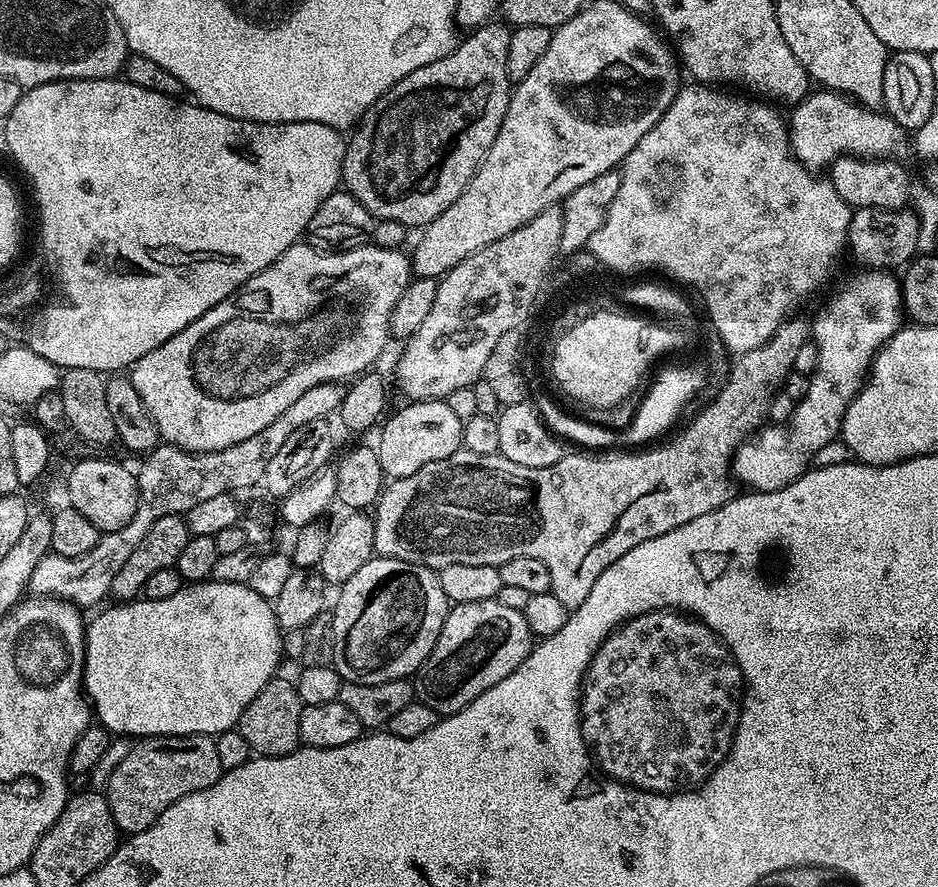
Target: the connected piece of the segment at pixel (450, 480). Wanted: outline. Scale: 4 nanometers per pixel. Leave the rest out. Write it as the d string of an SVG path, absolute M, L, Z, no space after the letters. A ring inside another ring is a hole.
M796 314L780 324L778 330L774 330L772 337L762 346L749 352L739 353L733 359L736 361L733 362L732 369L728 372L728 381L721 386L720 393L689 422L688 429L677 440L672 440L669 444L662 445L661 448L652 446L647 450L620 450L615 454L589 454L584 450L572 450L574 452L569 456L568 453L561 455L560 460L554 462L554 466L542 466L541 468L518 466L518 462L510 462L510 458L499 454L483 456L461 450L450 454L450 458L442 458L438 462L430 462L430 466L422 466L422 470L418 470L406 478L392 480L383 489L374 505L374 515L372 516L373 553L386 558L398 558L402 562L421 564L433 570L439 570L458 562L466 562L466 566L490 566L491 564L499 566L502 562L510 562L510 558L538 558L538 562L542 562L546 566L546 570L550 570L551 592L562 601L562 606L566 606L569 610L582 606L582 602L586 602L586 594L590 594L590 590L594 590L594 582L598 582L598 578L602 578L604 571L610 566L614 566L614 562L618 562L618 558L622 558L622 554L626 554L626 550L634 550L634 546L638 546L650 538L658 538L670 530L686 526L686 522L694 522L694 518L702 518L702 514L710 514L723 506L727 500L733 499L733 481L730 479L732 456L737 448L765 423L772 397L781 391L784 379L794 371L794 361L798 359L798 350L802 350L802 346L809 343L809 340L809 321L807 319L804 321L800 314Z

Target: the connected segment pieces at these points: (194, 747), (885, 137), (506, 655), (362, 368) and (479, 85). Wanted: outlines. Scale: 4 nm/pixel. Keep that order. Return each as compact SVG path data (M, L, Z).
M150 736L132 744L130 754L118 762L118 766L110 774L106 785L106 799L110 806L110 814L114 818L117 829L124 834L135 834L146 830L178 798L186 798L186 794L194 794L198 790L206 790L218 782L222 774L218 762L216 742L210 736Z
M835 90L816 91L795 105L791 109L792 117L789 115L786 120L792 154L805 168L827 169L843 155L890 160L904 158L908 148L910 152L909 133L901 124L894 122L891 116L880 110L866 108L855 99Z
M483 600L482 602L466 602L452 604L448 609L448 617L444 619L442 630L438 634L438 642L434 650L414 676L414 696L417 701L430 706L437 714L451 714L462 710L478 694L490 690L502 678L506 678L515 670L534 647L532 631L526 626L523 611L502 606L500 601Z
M307 242L294 243L290 246L290 250L283 252L270 267L247 280L235 294L218 302L218 306L206 310L206 314L202 314L202 318L190 322L190 326L186 326L186 330L174 334L174 338L162 342L162 346L158 346L154 350L150 350L150 354L142 354L142 358L138 358L138 362L133 364L130 369L132 385L134 390L138 390L138 398L142 398L154 426L160 431L163 443L178 446L184 452L226 450L226 446L246 442L246 438L251 438L252 435L258 434L258 430L270 426L270 422L274 422L274 418L278 418L278 414L283 414L299 396L306 394L306 390L323 384L348 382L369 371L375 365L372 363L383 354L388 340L390 341L388 330L390 314L394 310L398 298L402 298L402 294L413 276L409 253L398 248L383 248L369 242L345 252L323 252L313 248Z
M489 22L469 31L468 36L457 43L456 49L430 66L418 66L414 74L406 74L402 82L395 84L378 102L370 106L347 137L344 149L343 187L376 220L393 220L407 224L409 229L420 230L434 222L442 210L446 210L466 190L472 176L488 148L494 146L494 138L502 126L502 118L508 109L513 81L508 79L506 54L512 32L504 22Z

